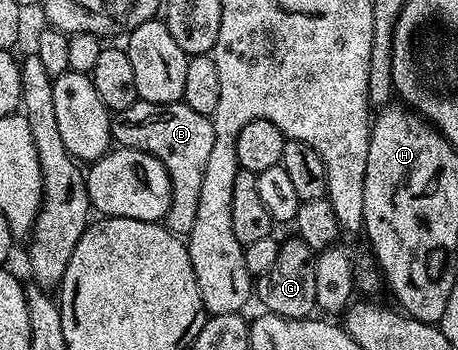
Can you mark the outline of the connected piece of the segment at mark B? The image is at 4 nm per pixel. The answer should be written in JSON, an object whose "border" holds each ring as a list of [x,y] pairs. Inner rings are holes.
{"border":[[[138,100],[132,107],[111,116],[110,135],[119,146],[151,153],[160,159],[160,163],[164,163],[164,171],[168,171],[168,179],[172,183],[172,203],[166,212],[164,224],[172,233],[190,233],[200,204],[204,167],[212,151],[213,120],[181,103],[157,105]]]}

